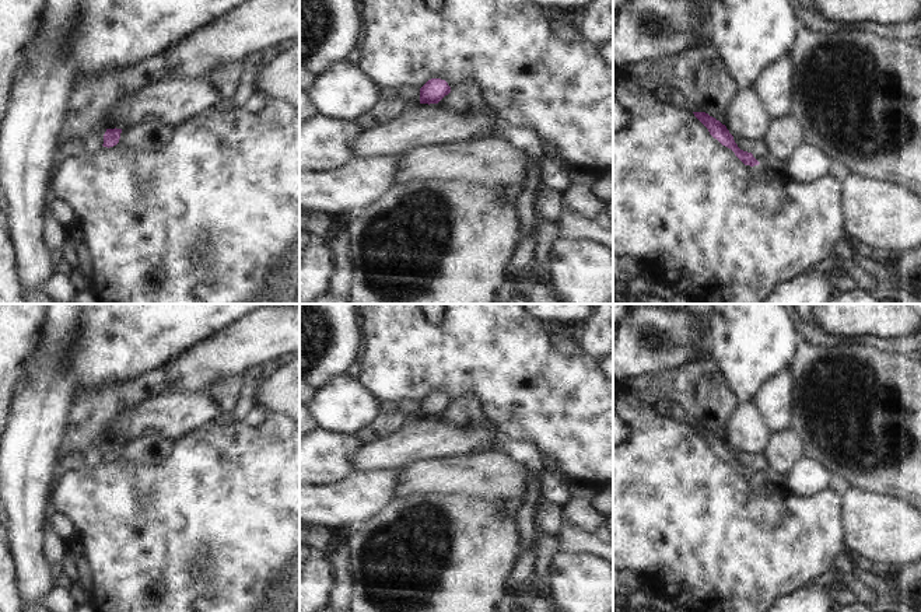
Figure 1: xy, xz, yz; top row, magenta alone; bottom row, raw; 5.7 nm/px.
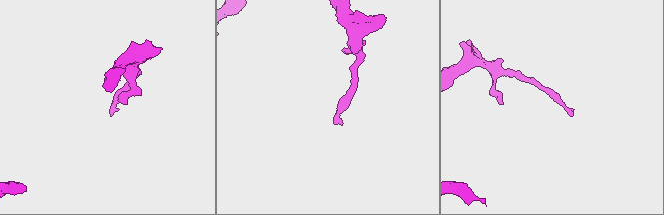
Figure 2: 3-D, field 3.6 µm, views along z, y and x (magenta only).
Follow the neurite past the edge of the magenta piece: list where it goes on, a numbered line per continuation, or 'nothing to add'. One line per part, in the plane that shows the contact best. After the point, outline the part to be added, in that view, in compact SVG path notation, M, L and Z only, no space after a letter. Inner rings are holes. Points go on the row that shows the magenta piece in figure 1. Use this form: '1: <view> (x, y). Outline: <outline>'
nothing to add.

